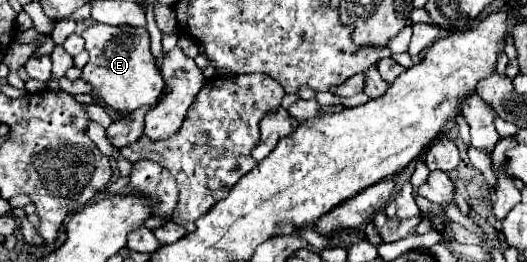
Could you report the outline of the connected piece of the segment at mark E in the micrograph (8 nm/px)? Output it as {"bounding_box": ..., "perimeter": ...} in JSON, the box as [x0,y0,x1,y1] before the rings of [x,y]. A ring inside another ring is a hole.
{"bounding_box":[82,24,164,112],"perimeter":[[[92,24],[82,32],[86,42],[86,50],[90,54],[88,64],[82,68],[82,80],[94,86],[94,94],[102,98],[102,102],[116,112],[132,112],[138,106],[154,106],[164,90],[164,80],[158,74],[158,64],[150,54],[150,34],[146,28],[138,30],[134,26],[108,26],[108,24]]]}

